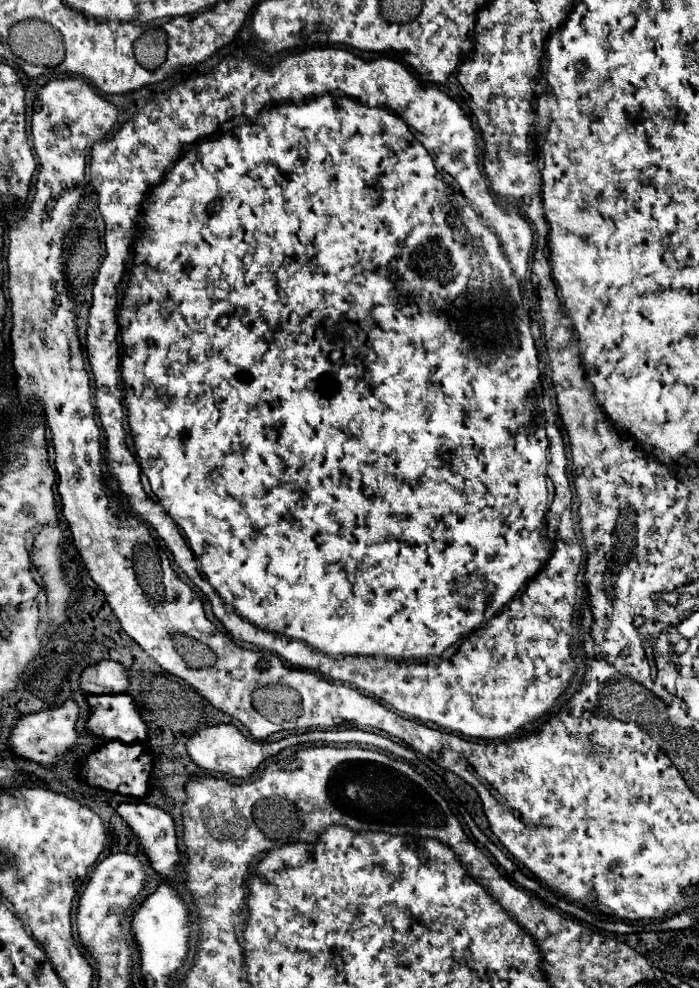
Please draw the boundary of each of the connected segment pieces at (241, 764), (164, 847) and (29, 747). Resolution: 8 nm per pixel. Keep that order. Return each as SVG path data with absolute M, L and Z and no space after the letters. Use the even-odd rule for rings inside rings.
M216 724L216 726L204 726L194 736L190 736L190 740L186 742L186 750L188 750L192 762L198 764L204 770L222 772L222 774L230 774L230 776L236 776L236 778L248 778L262 764L262 760L278 754L280 750L284 750L292 744L296 744L294 734L286 736L278 742L260 742L260 740L246 738L232 724Z
M120 804L116 808L116 814L120 814L120 818L128 824L128 828L140 840L140 848L142 848L144 856L150 860L150 866L164 876L174 876L174 866L180 860L178 846L176 846L174 820L164 810L150 806L150 804Z
M66 700L56 708L48 708L44 712L32 712L28 716L20 716L18 724L12 726L8 746L16 756L34 760L38 764L52 764L60 754L66 754L76 744L76 718L78 706L74 700Z

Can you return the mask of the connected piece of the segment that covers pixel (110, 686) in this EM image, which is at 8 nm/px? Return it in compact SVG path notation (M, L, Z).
M100 660L100 664L84 668L80 688L88 694L122 694L128 688L128 676L118 662Z

